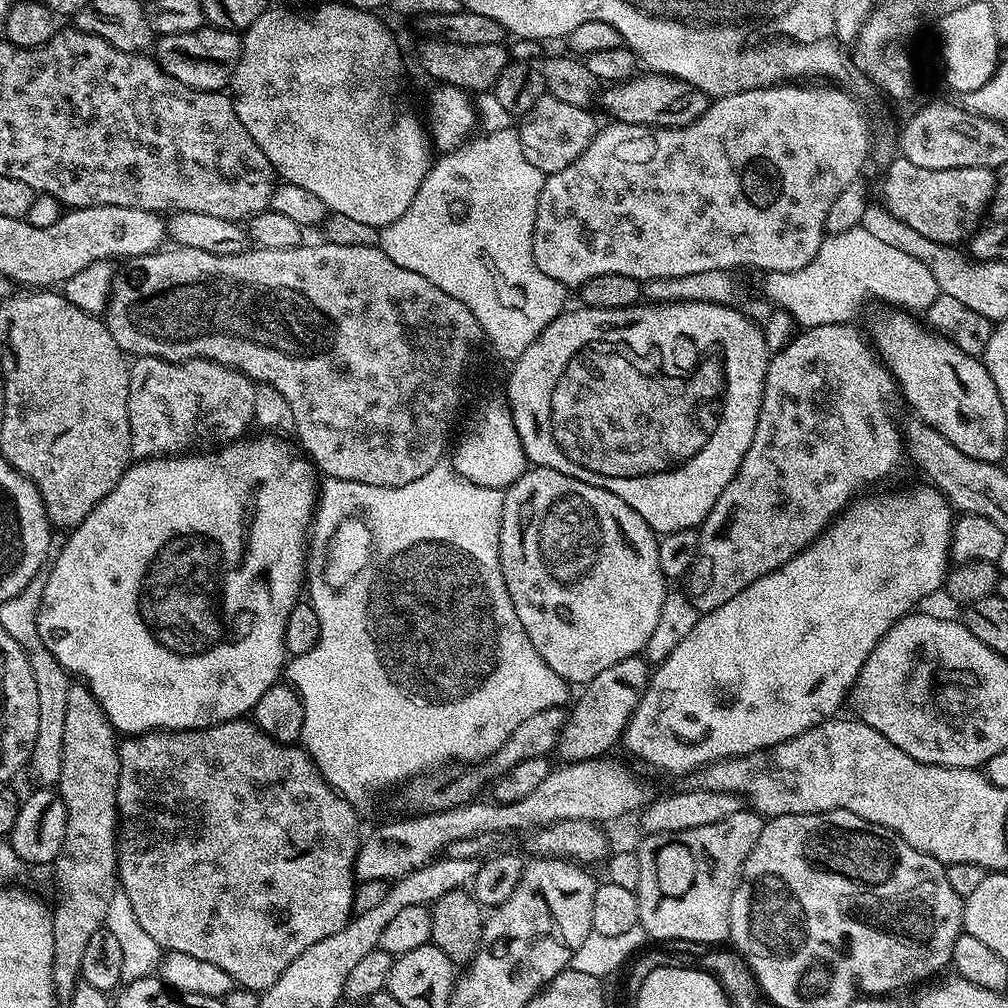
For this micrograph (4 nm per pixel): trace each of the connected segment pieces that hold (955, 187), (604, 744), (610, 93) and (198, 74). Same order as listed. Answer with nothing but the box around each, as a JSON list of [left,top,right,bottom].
[[882,158,997,245],[555,654,650,762],[602,71,710,128],[154,26,242,92]]

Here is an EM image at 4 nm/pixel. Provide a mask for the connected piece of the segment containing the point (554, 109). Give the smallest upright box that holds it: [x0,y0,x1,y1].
[519,94,598,174]

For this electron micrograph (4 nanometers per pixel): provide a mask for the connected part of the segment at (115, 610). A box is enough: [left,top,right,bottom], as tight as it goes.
[37,434,318,737]

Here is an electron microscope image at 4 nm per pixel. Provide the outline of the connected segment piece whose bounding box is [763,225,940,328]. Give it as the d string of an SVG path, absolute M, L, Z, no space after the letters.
M861 225L858 227L851 227L850 230L829 233L828 235L825 235L824 240L822 243L820 243L818 254L816 254L814 258L811 259L811 262L802 269L790 272L769 272L763 277L763 279L764 292L767 298L774 302L772 304L779 309L787 311L787 313L793 317L795 323L804 328L817 328L818 326L822 325L849 323L850 321L854 320L853 317L861 308L862 301L874 297L880 298L890 304L900 306L902 308L899 309L908 312L915 312L914 310L920 310L920 312L924 312L927 311L931 304L933 304L935 298L937 298L938 294L940 293L939 286L936 284L934 275L932 275L932 272L928 270L928 266L926 266L926 264L922 263L922 261L920 261L918 258L914 258L914 256L908 254L908 252L899 250L898 248L881 241L881 239L877 239L875 235L871 235L869 231L864 230Z

